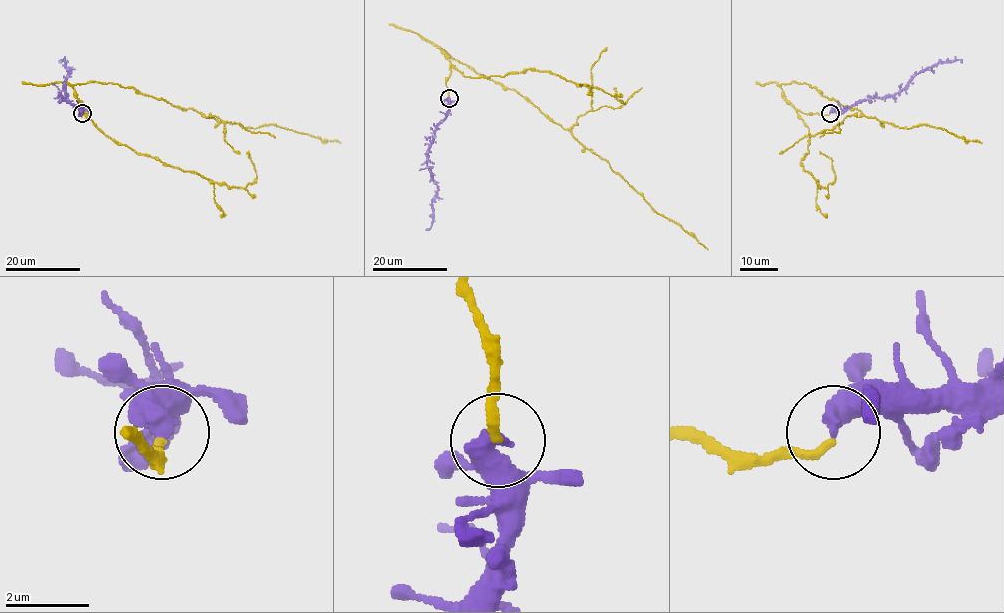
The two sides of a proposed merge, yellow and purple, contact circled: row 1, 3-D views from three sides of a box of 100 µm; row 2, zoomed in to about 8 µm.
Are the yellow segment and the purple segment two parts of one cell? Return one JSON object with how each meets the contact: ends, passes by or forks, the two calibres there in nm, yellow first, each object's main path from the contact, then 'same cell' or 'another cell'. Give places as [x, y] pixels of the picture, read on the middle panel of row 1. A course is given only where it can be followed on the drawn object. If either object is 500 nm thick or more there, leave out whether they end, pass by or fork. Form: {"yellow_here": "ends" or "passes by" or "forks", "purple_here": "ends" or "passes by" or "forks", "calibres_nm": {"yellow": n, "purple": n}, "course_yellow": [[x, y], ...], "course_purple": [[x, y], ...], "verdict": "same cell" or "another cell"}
{"calibres_nm": {"yellow": 200, "purple": 500}, "course_yellow": [[449, 98], [450, 60], [441, 49], [525, 96], [708, 250]], "course_purple": [[449, 98], [449, 113], [438, 126], [429, 149], [427, 168], [438, 189], [432, 201], [433, 222], [425, 230]], "verdict": "another cell"}

